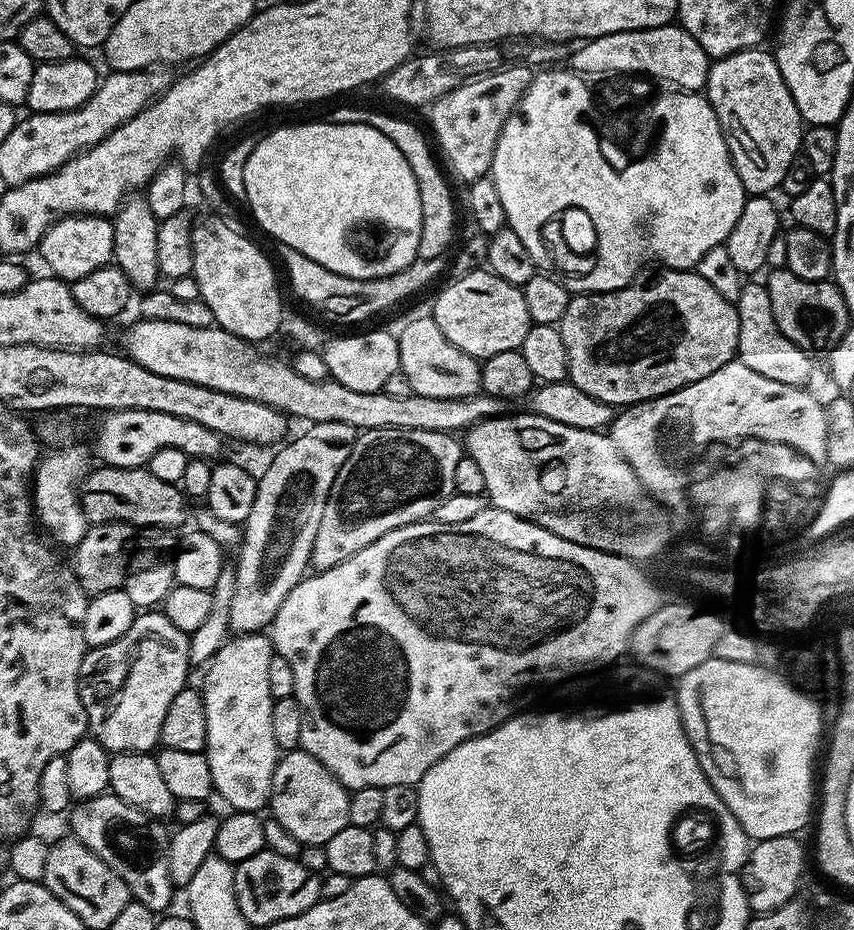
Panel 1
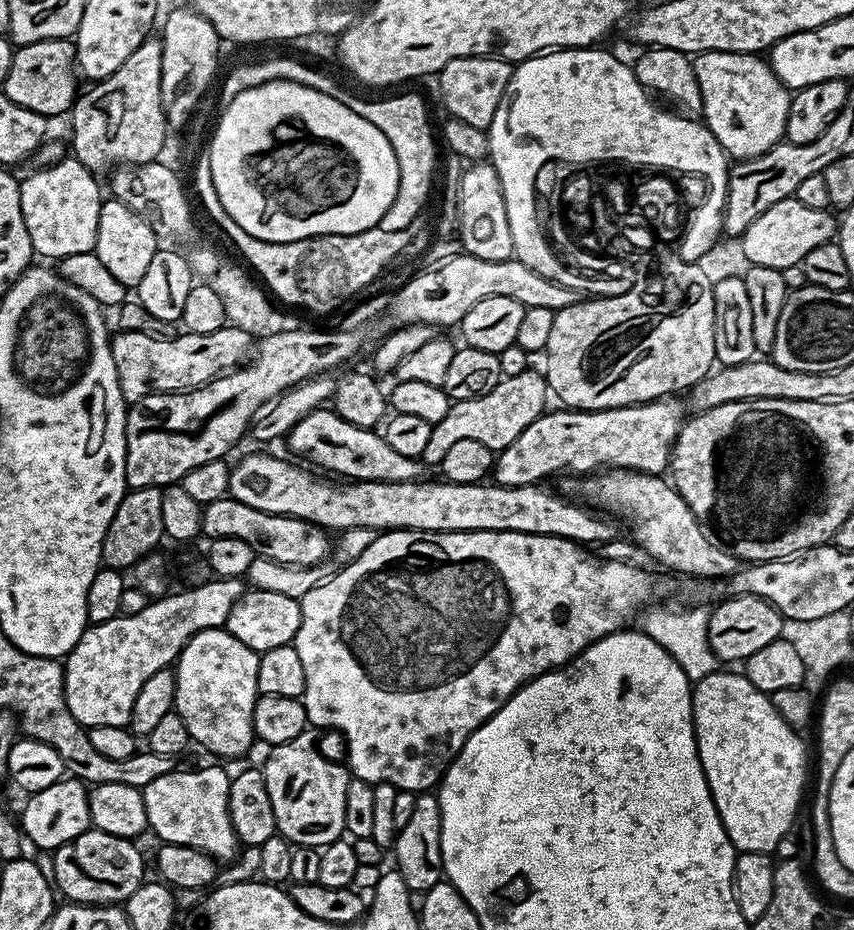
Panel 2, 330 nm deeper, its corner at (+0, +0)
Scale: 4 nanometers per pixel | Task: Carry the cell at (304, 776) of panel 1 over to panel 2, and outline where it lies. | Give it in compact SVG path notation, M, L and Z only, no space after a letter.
M306 730L294 738L294 742L275 745L268 756L268 761L262 764L262 771L266 778L266 791L270 794L270 806L274 806L274 822L276 831L289 844L301 848L323 848L325 844L341 839L345 835L344 819L346 818L346 786L350 779L350 772L343 763L335 764L327 760L316 749L317 733Z

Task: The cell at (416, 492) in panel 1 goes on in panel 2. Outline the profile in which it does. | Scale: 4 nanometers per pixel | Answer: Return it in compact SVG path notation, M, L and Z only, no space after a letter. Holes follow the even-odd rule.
M529 370L522 374L505 376L490 390L490 394L482 394L482 398L457 400L449 407L446 418L442 422L432 425L430 443L422 457L425 465L436 466L462 438L474 438L474 442L482 442L493 450L503 450L530 426L539 416L544 415L549 407L550 389L548 381L539 371ZM540 375L540 376L539 376ZM548 404L548 405L547 405Z

